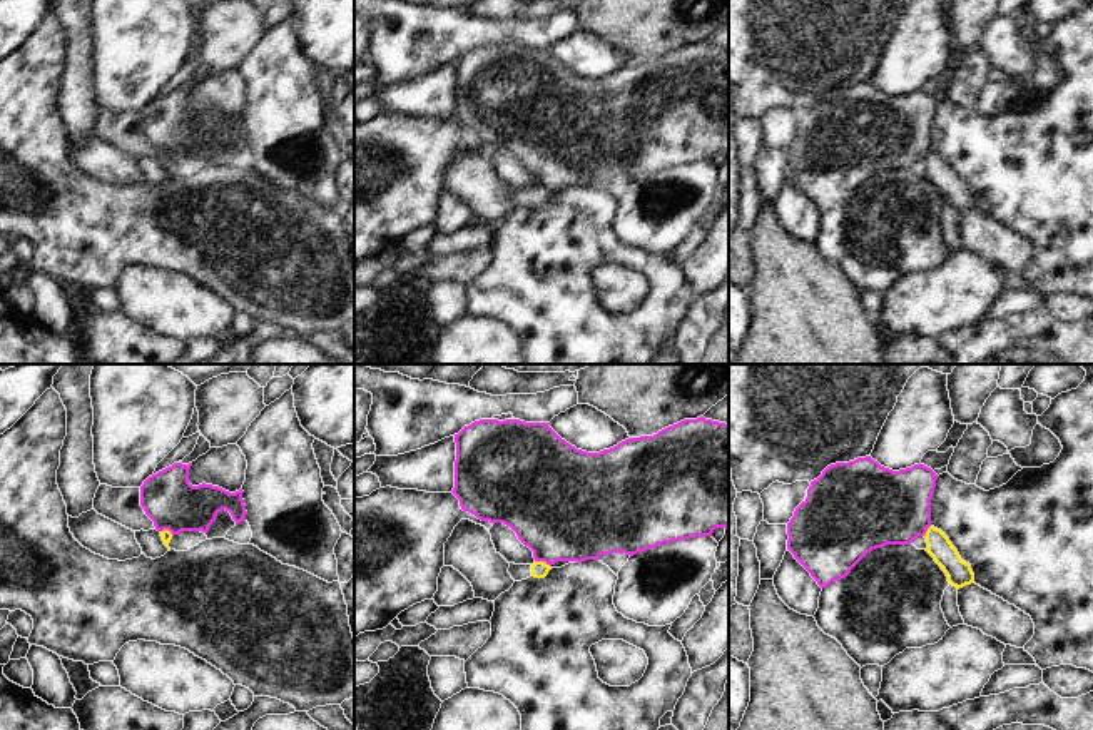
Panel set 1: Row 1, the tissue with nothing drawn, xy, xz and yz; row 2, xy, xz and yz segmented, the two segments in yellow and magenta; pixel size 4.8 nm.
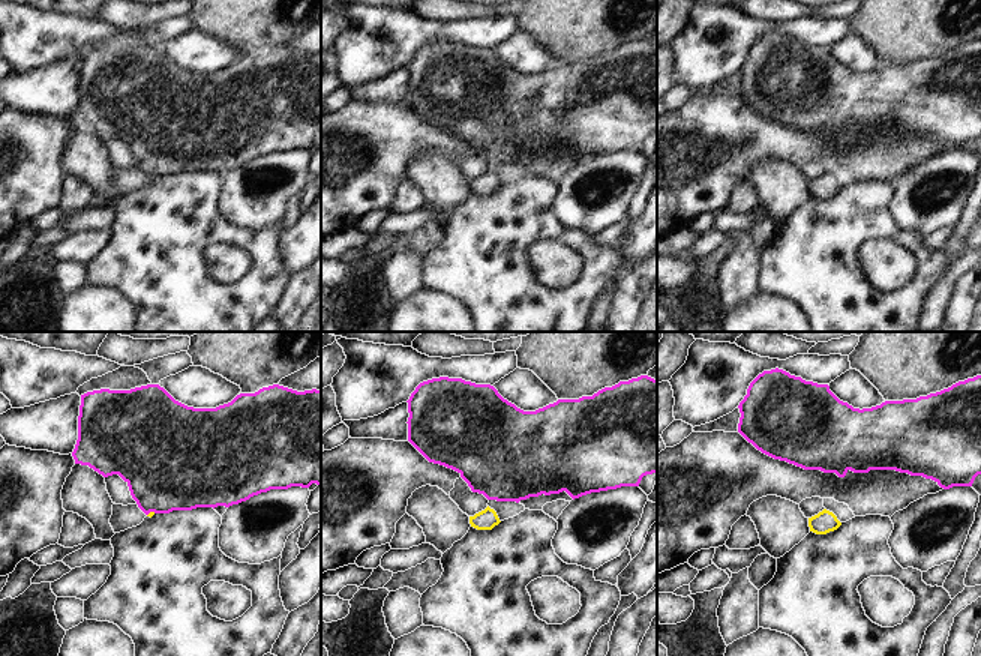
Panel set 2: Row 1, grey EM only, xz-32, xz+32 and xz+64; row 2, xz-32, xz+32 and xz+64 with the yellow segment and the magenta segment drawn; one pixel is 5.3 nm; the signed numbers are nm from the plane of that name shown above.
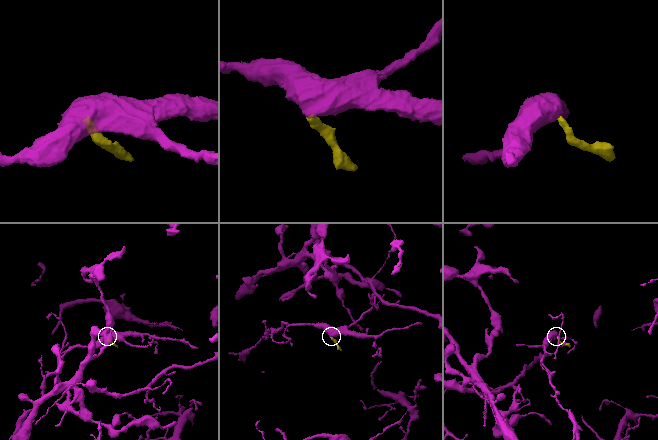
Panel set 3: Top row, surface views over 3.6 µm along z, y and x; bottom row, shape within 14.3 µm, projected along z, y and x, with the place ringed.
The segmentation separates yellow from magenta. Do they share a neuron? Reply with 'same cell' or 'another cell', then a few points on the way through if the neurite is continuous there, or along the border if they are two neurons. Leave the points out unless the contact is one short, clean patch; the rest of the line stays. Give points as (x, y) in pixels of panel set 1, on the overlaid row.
another cell | along xz (535, 560), (543, 560), (550, 567)

